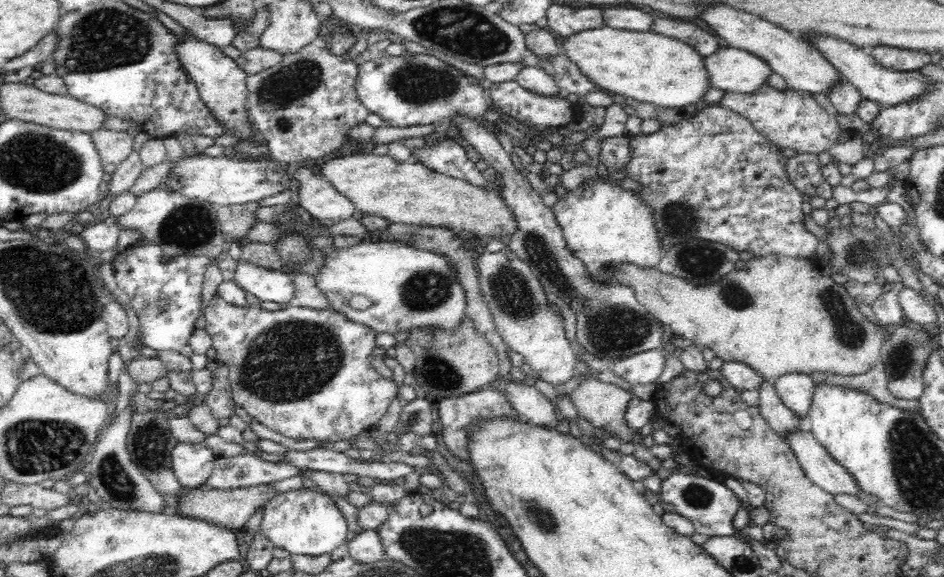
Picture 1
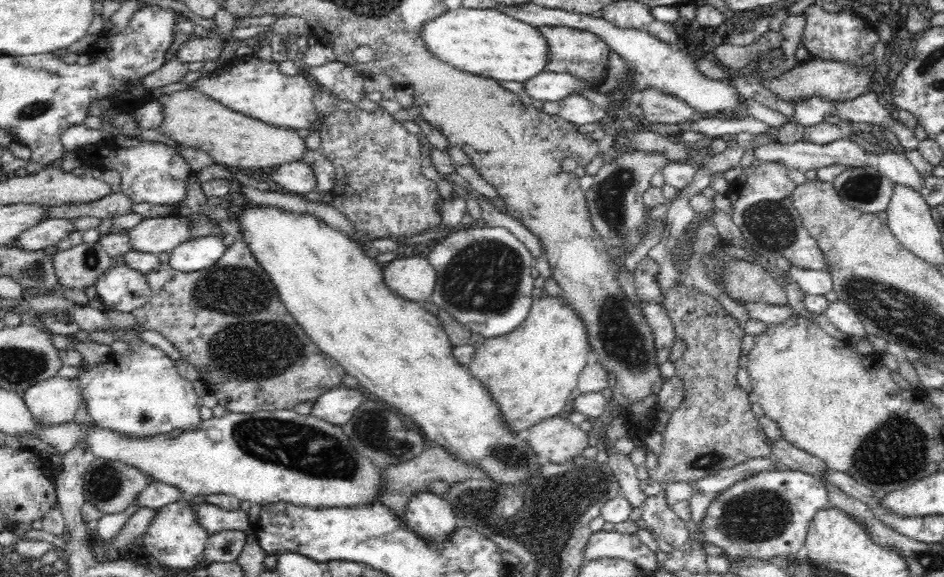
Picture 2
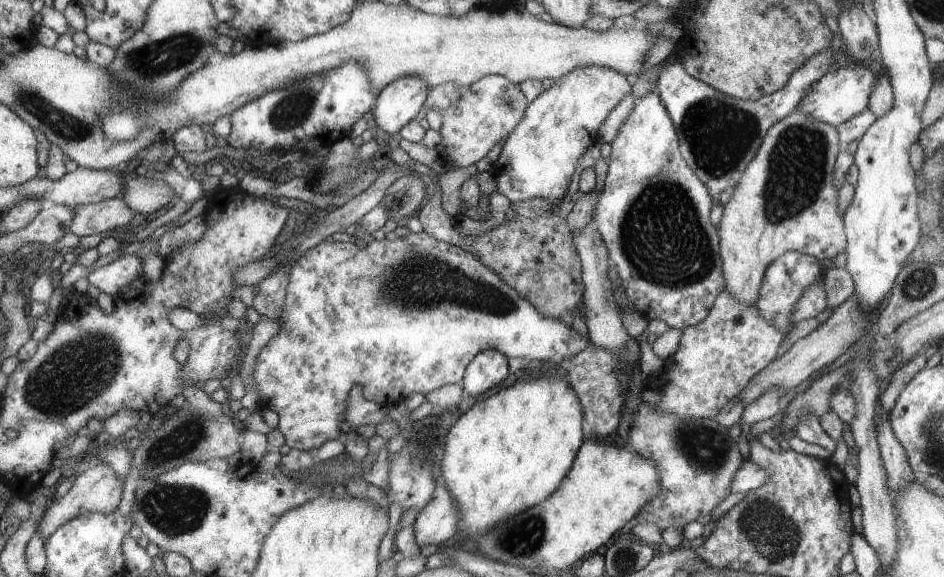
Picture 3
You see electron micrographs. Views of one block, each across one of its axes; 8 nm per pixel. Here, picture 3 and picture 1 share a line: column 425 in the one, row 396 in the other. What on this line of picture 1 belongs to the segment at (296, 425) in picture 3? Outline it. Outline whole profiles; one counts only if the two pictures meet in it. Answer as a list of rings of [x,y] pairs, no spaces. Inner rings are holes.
[[[215,293],[208,306],[205,309],[204,318],[206,320],[205,330],[210,334],[213,347],[216,349],[216,361],[225,364],[229,368],[229,384],[232,387],[233,401],[240,408],[244,408],[246,412],[260,424],[265,424],[268,428],[280,432],[288,438],[294,440],[316,440],[320,442],[338,442],[339,440],[352,440],[354,436],[358,436],[362,430],[369,430],[373,426],[377,426],[378,420],[386,414],[390,402],[394,400],[398,392],[398,385],[392,378],[386,378],[372,366],[368,356],[379,348],[376,345],[376,333],[364,324],[358,324],[345,318],[340,312],[332,309],[315,309],[304,307],[286,306],[286,310],[268,311],[261,309],[259,306],[232,306],[228,304],[218,293]]]

